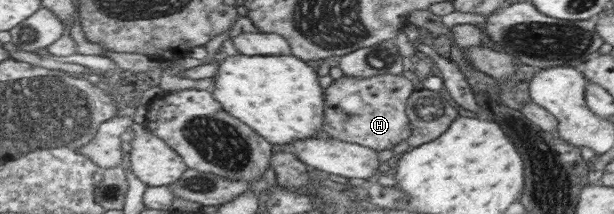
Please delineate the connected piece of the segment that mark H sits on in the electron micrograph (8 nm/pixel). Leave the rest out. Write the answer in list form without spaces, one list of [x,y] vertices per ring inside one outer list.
[[[381,74],[368,78],[341,76],[326,89],[323,130],[331,139],[351,142],[380,152],[390,150],[410,135],[404,105],[412,93],[412,83],[401,75]]]

